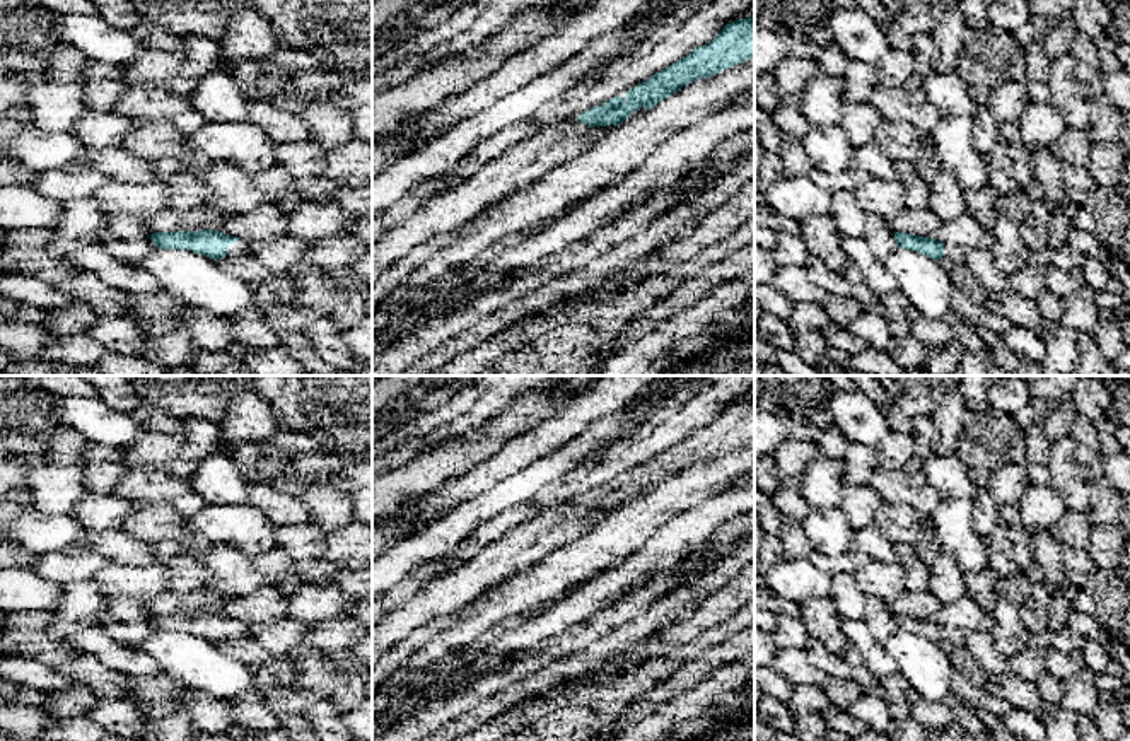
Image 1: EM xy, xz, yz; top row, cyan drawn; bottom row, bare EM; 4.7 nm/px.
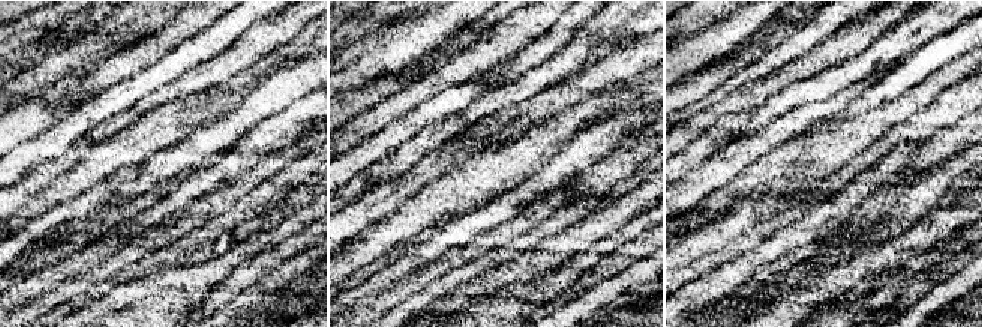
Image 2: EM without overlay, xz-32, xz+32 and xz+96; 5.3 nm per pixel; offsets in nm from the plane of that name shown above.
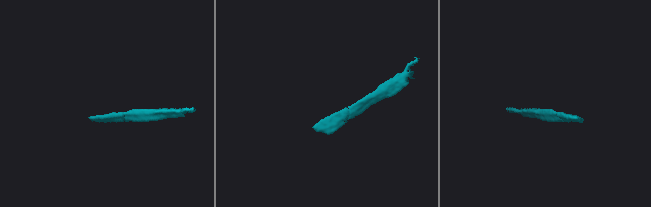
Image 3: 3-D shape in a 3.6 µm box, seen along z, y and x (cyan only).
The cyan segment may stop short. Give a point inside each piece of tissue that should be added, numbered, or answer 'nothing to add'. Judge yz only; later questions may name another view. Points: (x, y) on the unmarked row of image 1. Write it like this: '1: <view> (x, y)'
nothing to add

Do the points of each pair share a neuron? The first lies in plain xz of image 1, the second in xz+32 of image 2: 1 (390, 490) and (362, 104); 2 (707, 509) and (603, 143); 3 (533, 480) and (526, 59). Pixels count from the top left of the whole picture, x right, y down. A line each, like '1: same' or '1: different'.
1: same
2: same
3: different

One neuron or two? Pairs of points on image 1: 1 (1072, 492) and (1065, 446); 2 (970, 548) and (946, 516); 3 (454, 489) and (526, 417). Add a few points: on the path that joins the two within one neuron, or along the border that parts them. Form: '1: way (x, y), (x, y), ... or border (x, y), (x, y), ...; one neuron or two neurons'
1: way (1064, 480), (1064, 458); one neuron
2: way (961, 540), (951, 525); one neuron
3: border (533, 427), (494, 446), (466, 472); two neurons

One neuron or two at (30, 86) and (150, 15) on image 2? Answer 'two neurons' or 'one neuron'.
one neuron

